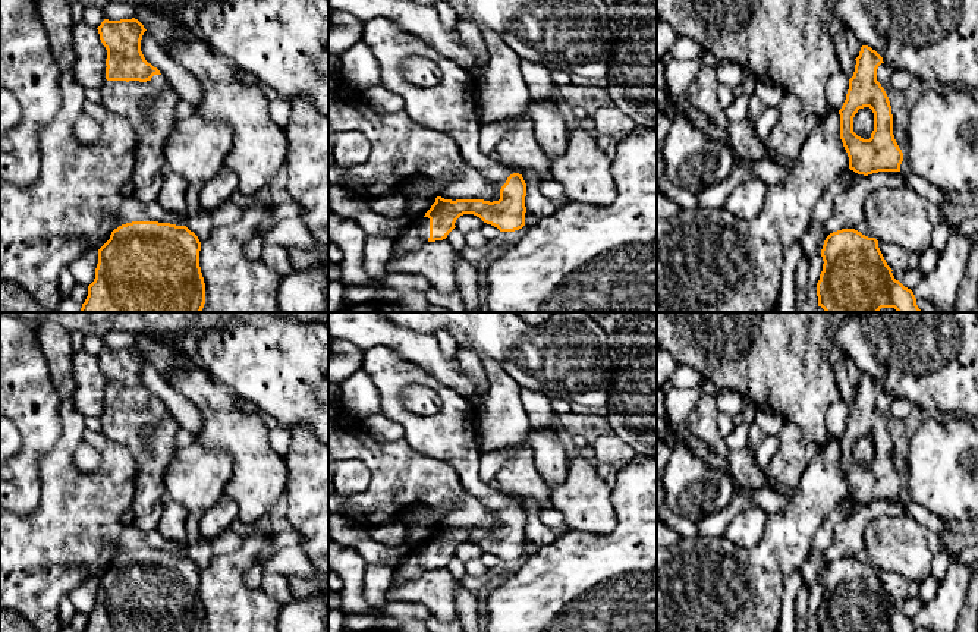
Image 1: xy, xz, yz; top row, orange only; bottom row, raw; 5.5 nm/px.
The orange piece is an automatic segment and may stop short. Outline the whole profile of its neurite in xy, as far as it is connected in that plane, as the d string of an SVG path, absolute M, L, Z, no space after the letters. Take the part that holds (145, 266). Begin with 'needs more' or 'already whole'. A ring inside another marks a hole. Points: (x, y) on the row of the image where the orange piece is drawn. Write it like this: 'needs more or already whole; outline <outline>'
already whole; outline M158 221L119 226L98 249L95 279L81 312L201 312L205 283L199 251L198 236L186 226Z

